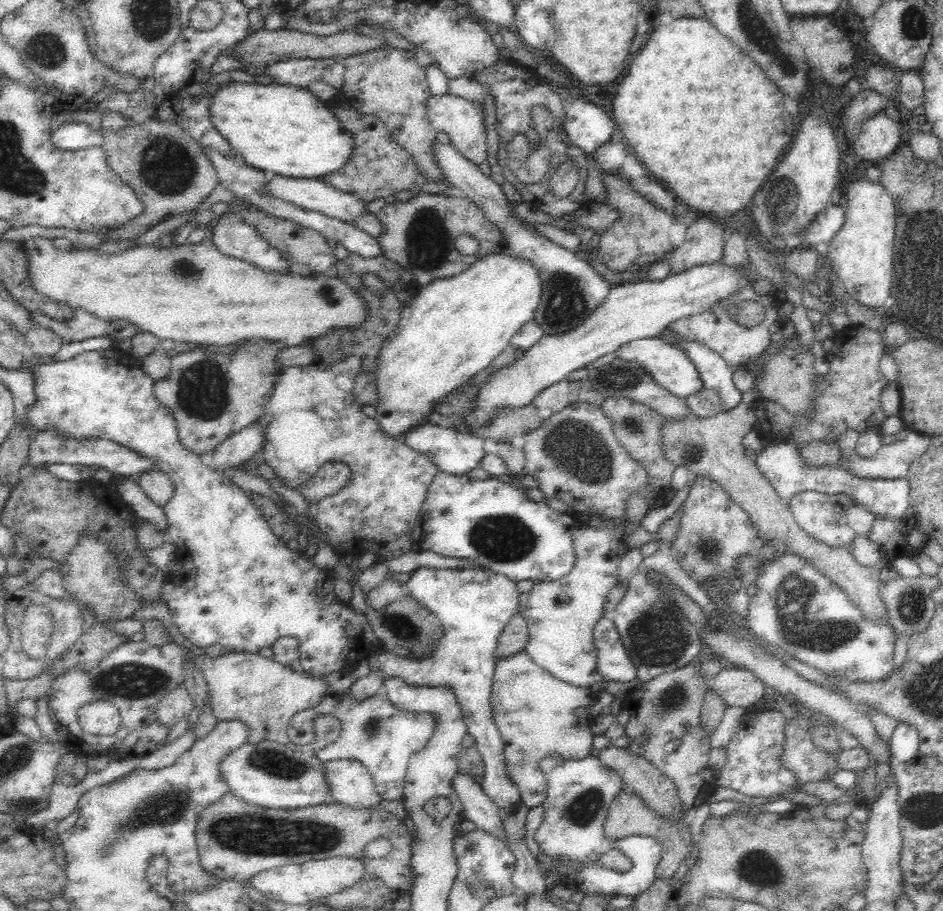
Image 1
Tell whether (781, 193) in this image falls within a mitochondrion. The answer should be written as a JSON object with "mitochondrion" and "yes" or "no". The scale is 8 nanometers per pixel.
{"mitochondrion":"yes"}

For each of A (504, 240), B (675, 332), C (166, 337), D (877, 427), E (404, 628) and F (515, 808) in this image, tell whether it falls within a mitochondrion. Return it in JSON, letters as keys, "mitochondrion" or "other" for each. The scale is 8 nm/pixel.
{"A":"other","B":"other","C":"other","D":"other","E":"mitochondrion","F":"other"}

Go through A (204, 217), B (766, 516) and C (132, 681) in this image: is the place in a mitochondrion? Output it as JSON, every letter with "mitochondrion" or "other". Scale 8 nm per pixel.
{"A":"other","B":"other","C":"mitochondrion"}

